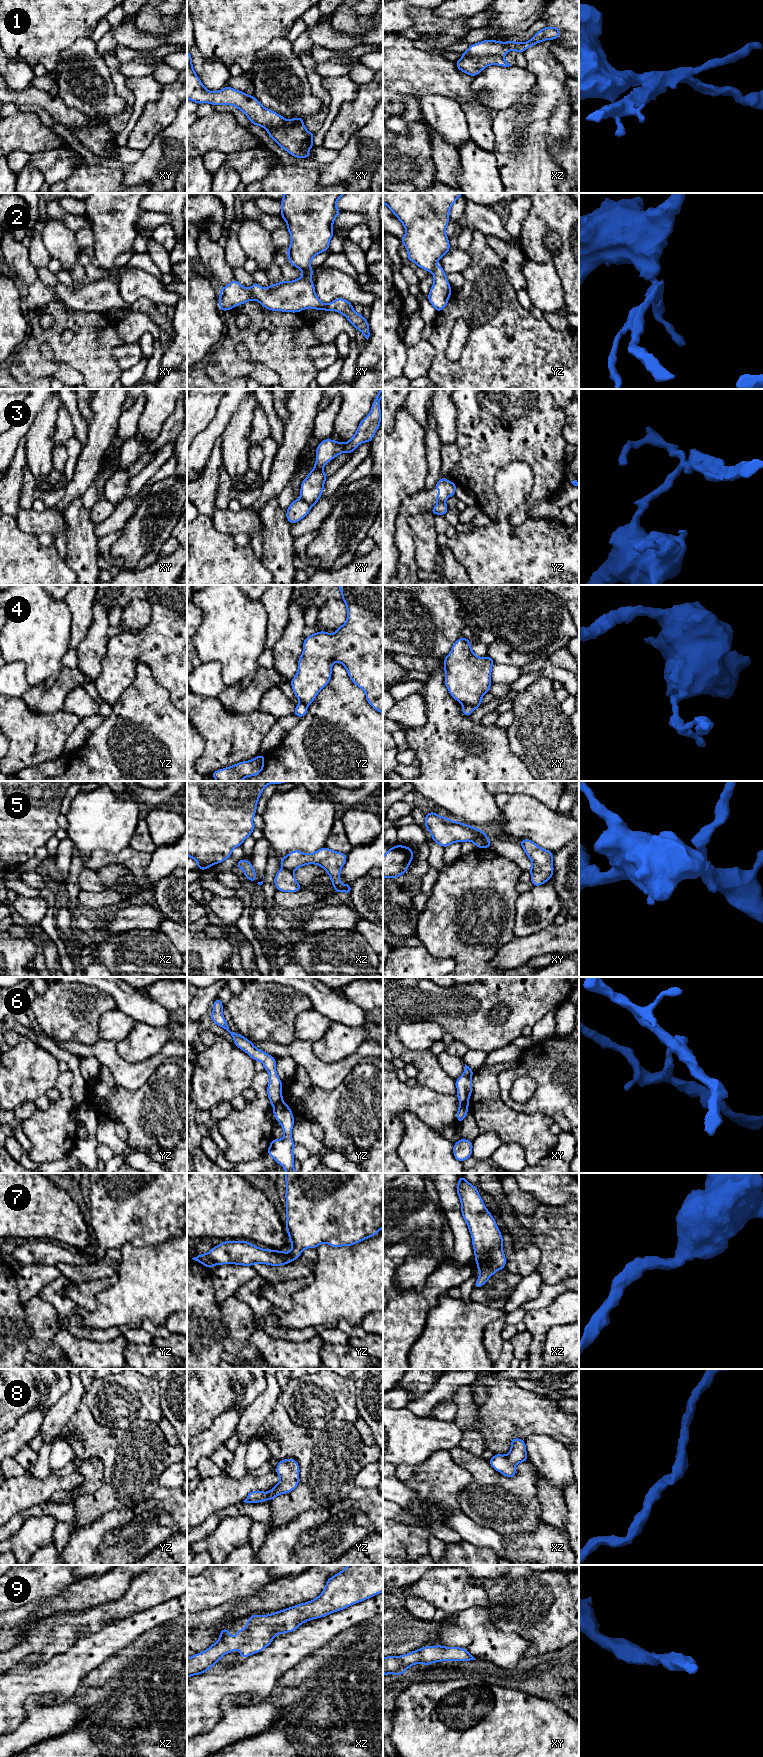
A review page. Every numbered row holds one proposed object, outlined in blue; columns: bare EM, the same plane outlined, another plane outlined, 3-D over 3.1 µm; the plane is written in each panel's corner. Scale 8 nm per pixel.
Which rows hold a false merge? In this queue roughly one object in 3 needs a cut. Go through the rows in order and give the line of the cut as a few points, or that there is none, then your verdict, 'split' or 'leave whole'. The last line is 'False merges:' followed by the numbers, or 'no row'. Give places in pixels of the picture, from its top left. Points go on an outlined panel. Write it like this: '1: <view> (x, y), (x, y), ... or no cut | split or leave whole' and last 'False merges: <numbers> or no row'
1: xz (501, 55), (462, 57) | split
2: xy (310, 266), (303, 272) | split
3: xy (300, 498), (311, 506) | split
4: xy (463, 703), (476, 707) | split
5: xz (283, 867), (292, 871) | split
6: yz (281, 1100), (273, 1106) | split
7: no cut | leave whole
8: no cut | leave whole
9: no cut | leave whole
False merges: 1, 2, 3, 4, 5, 6

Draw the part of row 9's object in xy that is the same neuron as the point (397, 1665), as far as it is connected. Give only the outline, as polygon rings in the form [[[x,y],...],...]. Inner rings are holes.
[[[426,1646],[405,1655],[383,1657],[383,1674],[402,1675],[407,1668],[419,1663],[428,1667],[432,1662],[472,1660],[476,1659],[461,1647]]]

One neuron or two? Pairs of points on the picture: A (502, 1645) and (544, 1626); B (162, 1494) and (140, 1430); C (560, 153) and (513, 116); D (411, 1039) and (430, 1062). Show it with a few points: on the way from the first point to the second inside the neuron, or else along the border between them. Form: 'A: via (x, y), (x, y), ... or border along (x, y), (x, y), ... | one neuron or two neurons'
A: border along (499, 1629), (522, 1636), (529, 1643), (526, 1655) | two neurons
B: border along (159, 1487), (142, 1503) | two neurons
C: border along (568, 136), (548, 140), (552, 158) | two neurons
D: border along (399, 1039), (410, 1049), (429, 1049) | two neurons

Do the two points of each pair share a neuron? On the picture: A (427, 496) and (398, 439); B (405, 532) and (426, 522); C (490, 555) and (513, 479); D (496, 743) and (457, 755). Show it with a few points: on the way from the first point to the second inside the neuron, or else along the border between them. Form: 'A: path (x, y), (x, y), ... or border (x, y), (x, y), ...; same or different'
A: border (423, 488), (408, 492), (404, 496), (403, 501); different
B: border (417, 512), (409, 518), (409, 526), (416, 552); different
C: path (501, 536), (503, 515), (510, 498); same
D: path (486, 753), (480, 758), (467, 758); same

